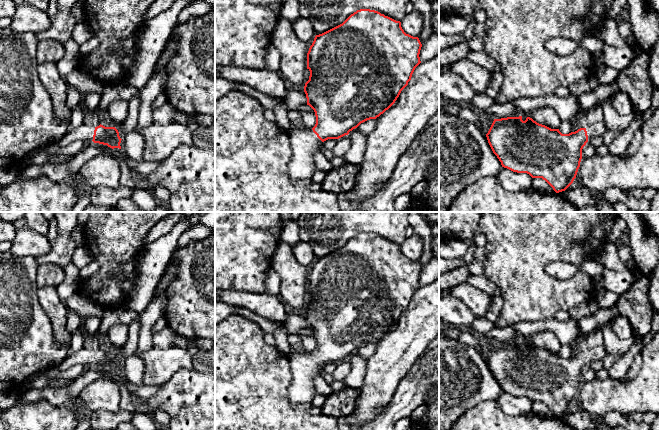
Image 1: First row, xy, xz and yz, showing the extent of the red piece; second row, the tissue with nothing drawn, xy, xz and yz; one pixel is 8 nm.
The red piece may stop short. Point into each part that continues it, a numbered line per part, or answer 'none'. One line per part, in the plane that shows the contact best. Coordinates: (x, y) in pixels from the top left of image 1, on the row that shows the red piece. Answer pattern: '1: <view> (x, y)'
1: xy (83, 133)

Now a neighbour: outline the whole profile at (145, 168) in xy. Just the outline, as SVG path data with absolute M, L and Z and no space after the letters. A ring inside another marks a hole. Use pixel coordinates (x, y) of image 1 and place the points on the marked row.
M122 149L121 154L124 161L126 162L126 164L128 165L128 167L132 172L137 172L146 177L150 175L153 171L155 171L159 164L158 162L148 162L148 161L137 162L135 160L132 160L124 153Z

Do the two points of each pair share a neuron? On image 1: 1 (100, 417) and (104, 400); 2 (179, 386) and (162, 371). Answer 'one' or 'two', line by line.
1: two
2: two

